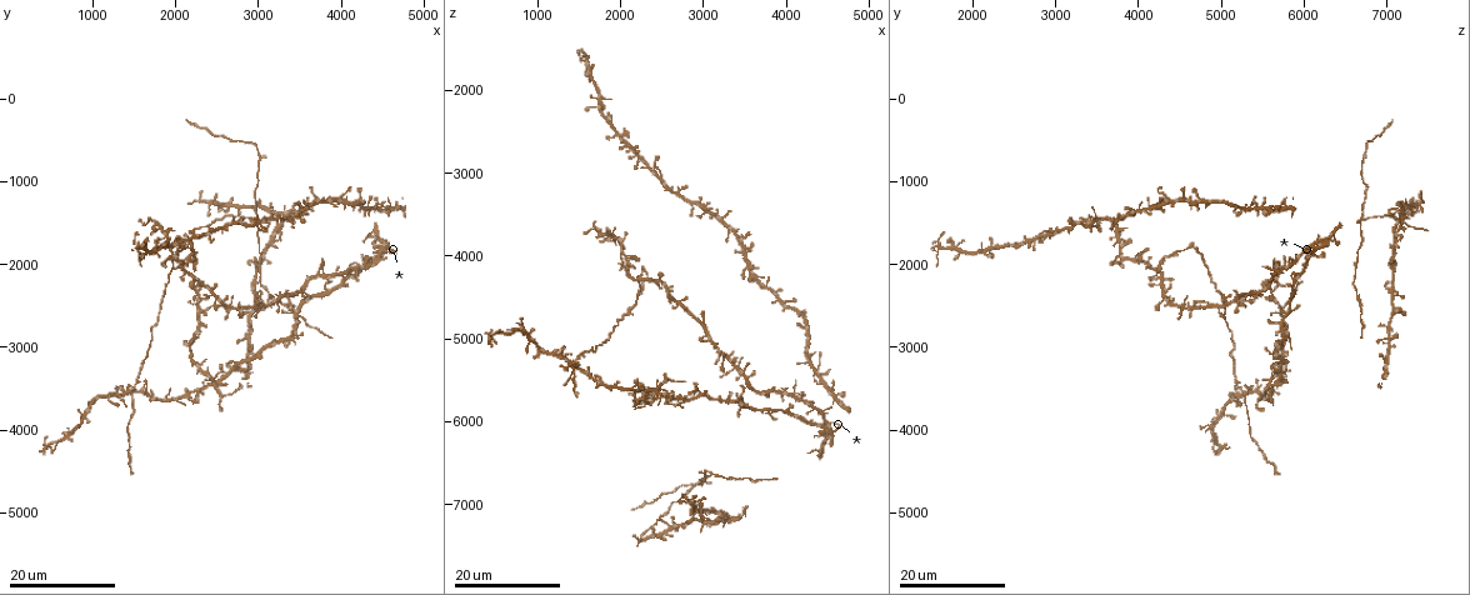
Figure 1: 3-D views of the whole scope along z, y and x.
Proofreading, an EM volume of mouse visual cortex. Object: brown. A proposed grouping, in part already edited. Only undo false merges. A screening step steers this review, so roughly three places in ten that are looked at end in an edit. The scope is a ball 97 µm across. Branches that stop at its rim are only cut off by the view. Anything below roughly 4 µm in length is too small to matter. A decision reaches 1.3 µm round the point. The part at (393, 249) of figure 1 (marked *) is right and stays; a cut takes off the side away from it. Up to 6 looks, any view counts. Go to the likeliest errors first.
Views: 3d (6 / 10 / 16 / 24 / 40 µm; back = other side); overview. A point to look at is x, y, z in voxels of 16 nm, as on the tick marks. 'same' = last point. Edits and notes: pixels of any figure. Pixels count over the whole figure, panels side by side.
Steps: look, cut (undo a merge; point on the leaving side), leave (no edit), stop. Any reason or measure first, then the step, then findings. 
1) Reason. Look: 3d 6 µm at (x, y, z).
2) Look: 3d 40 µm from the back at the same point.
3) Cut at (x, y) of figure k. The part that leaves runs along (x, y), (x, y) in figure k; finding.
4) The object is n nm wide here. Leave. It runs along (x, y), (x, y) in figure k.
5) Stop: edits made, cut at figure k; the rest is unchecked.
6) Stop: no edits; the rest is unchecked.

Side arm on a straight run. Look: 3d 16 µm at (3450, 2550, 5850).

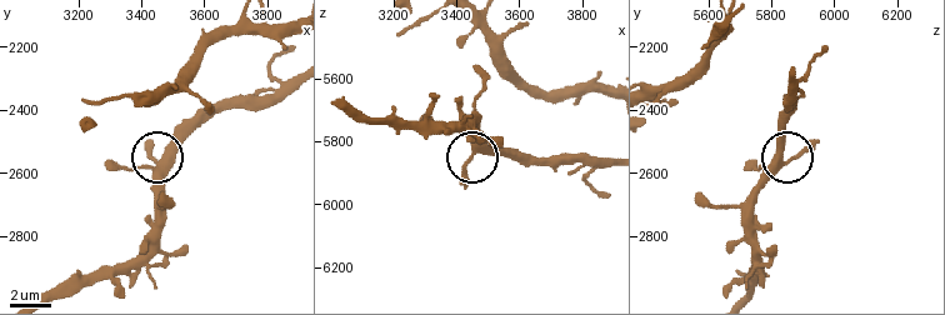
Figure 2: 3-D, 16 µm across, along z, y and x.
Zoom in. Look: 3d 10 µm at (3450, 2570, 5850).

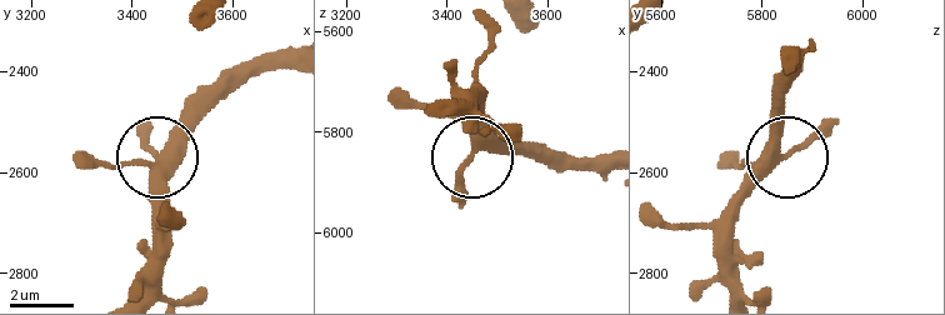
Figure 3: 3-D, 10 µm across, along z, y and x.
Look: 3d 10 µm from the back at (3455, 2565, 5850).

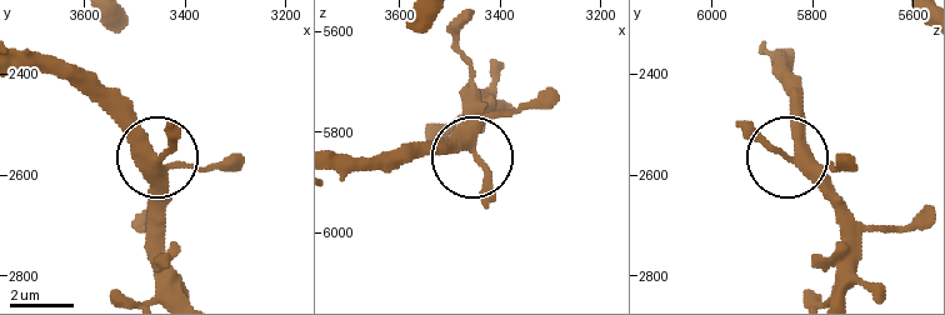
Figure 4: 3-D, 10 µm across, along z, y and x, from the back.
Leave. It runs along (339, 166), (474, 153), (485, 120), (546, 110) in figure 4; continuous, no second cell.

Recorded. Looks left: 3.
Thin arm on a thick one. Look: 3d 24 µm at (1750, 1500, 3750).

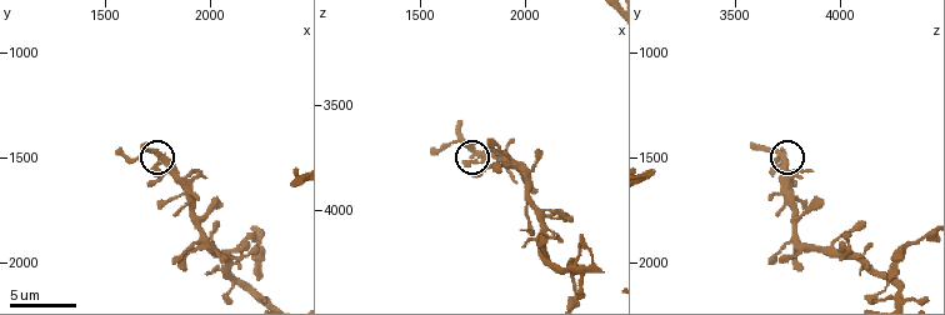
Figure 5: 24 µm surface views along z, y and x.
Look: 3d 6 µm at (1760, 1500, 3710).

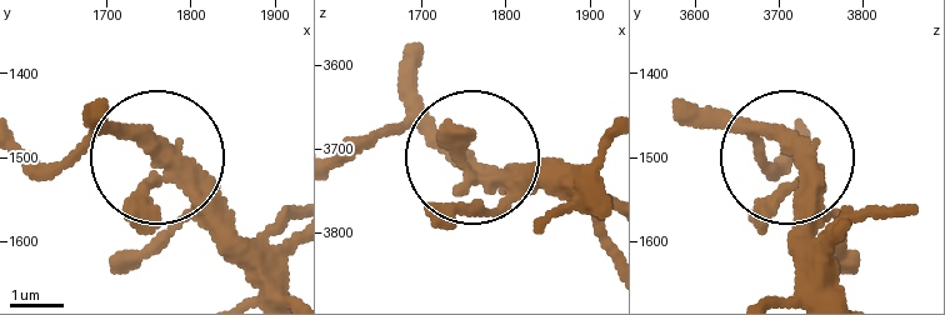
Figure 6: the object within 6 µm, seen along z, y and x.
Leave. It runs along (839, 290), (799, 169), (759, 133), (695, 119) in figure 6; all the same cell.

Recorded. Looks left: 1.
Stop: no edits; the rest is unchecked.

